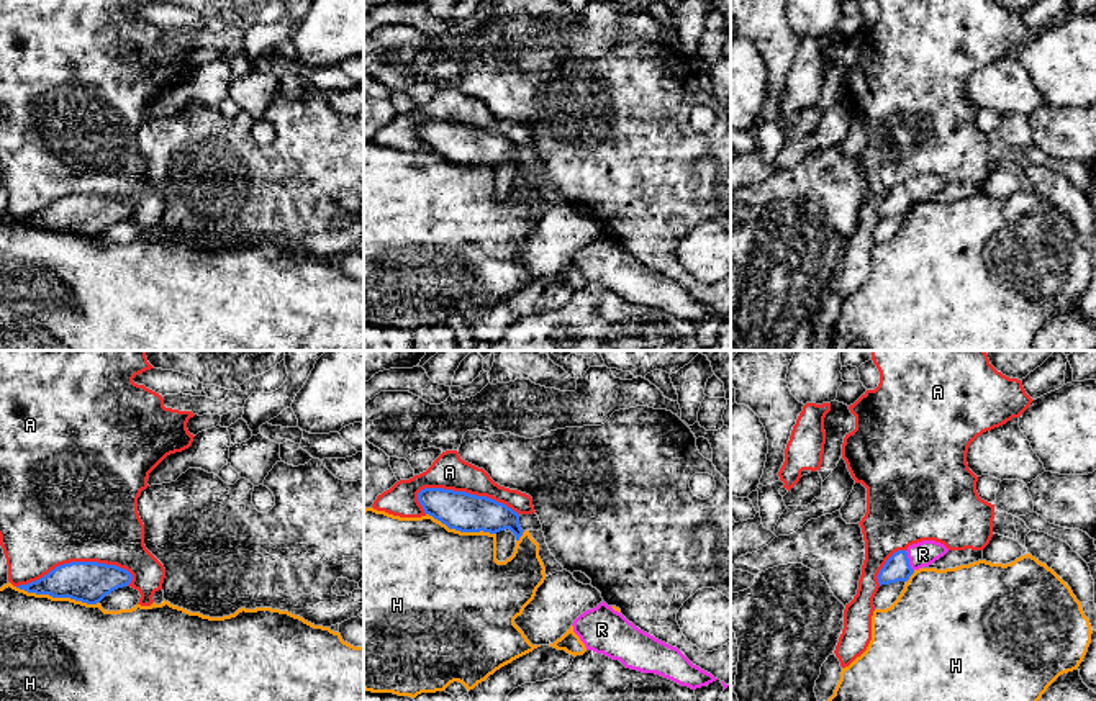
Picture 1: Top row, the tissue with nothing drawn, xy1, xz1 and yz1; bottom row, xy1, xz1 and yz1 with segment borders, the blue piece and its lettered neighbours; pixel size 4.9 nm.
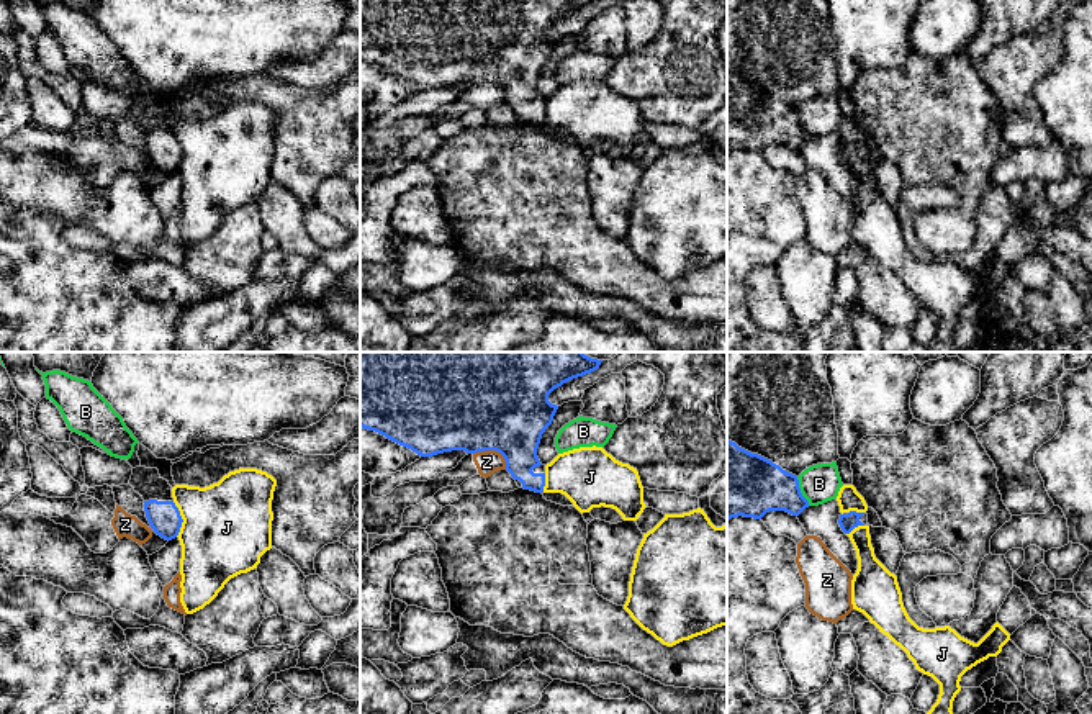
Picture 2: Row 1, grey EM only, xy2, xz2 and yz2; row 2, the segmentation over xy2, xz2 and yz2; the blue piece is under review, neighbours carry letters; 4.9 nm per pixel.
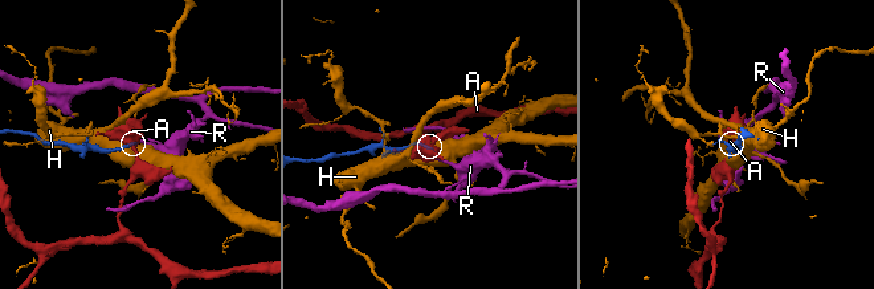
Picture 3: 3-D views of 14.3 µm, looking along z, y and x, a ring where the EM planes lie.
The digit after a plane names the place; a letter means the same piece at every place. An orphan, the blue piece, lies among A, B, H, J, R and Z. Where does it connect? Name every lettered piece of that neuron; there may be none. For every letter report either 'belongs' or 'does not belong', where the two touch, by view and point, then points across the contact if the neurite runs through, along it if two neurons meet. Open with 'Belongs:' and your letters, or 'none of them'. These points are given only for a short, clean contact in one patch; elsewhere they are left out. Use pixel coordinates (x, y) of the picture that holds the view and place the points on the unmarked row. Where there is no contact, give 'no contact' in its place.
Belongs: R
A: does not belong; contact xy1 (74, 195)
B: does not belong; contact yz2 (799, 125); border yz2 (796, 110), (799, 125), (809, 138)
H: does not belong; contact xy1 (58, 230)
J: does not belong; contact xy2 (182, 153); border xy2 (172, 135), (182, 153), (177, 169)
R: belongs; contact yz1 (908, 194); way yz1 (896, 202), (908, 194), (923, 187)
Z: does not belong; contact xz2 (495, 82)

